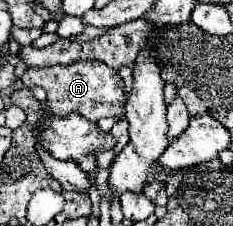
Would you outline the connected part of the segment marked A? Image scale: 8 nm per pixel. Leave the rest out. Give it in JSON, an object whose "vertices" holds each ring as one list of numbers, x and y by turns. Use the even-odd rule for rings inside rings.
{"vertices":[[79,60,69,66,51,66,51,68,27,68,21,76,21,82,27,88,41,86,47,92,45,104,57,112,57,116,65,112,79,112,89,122,97,122,101,116,117,116,123,118,125,108,125,84,117,70,109,68,105,62,99,60]]}

